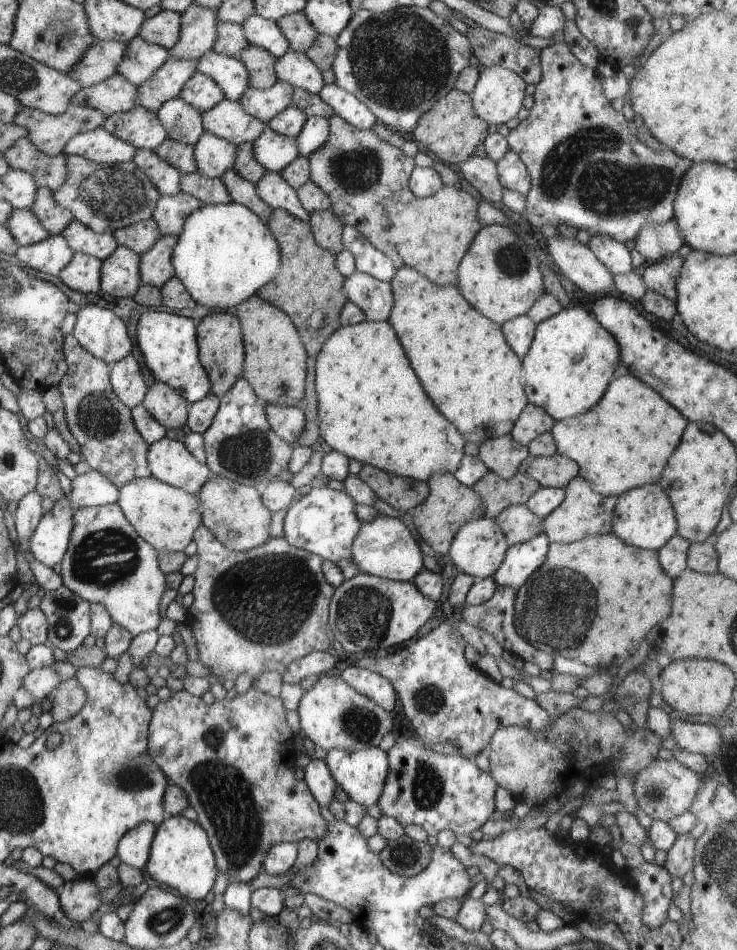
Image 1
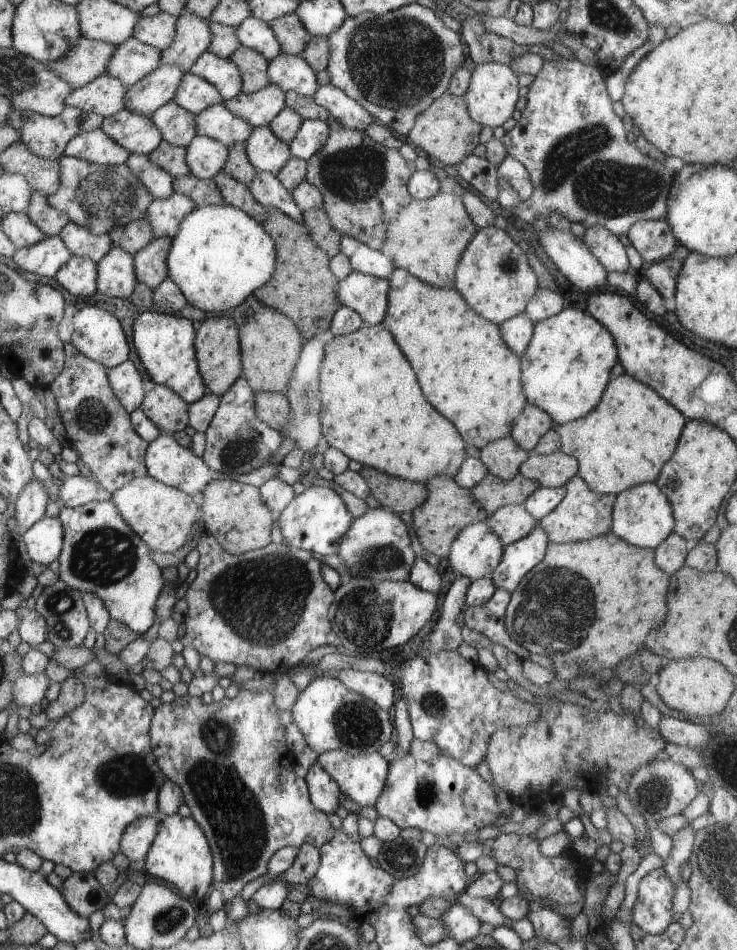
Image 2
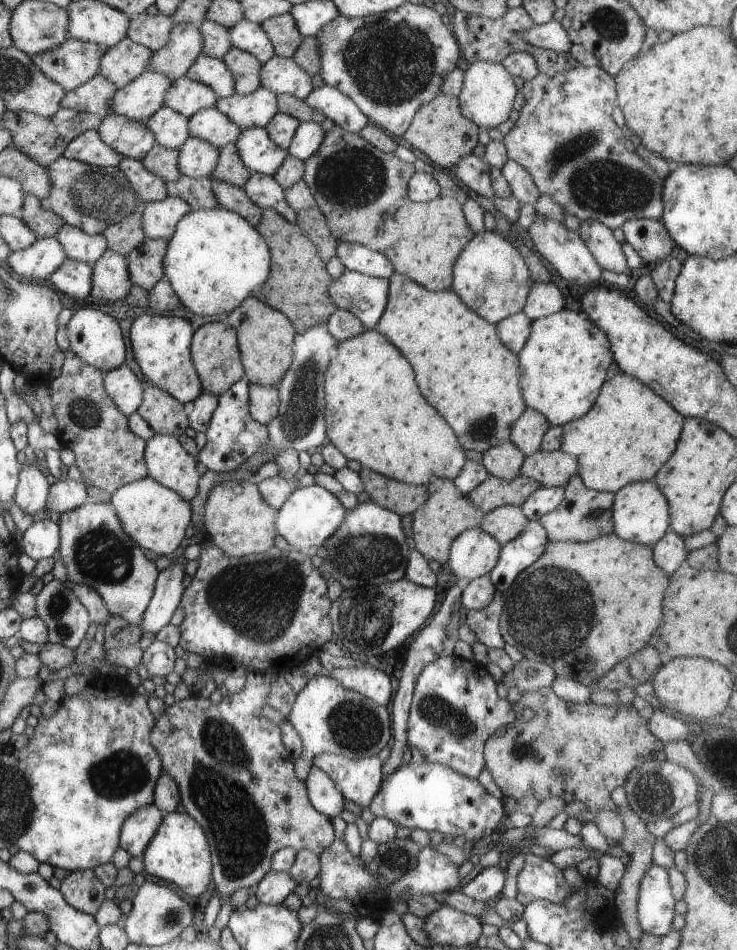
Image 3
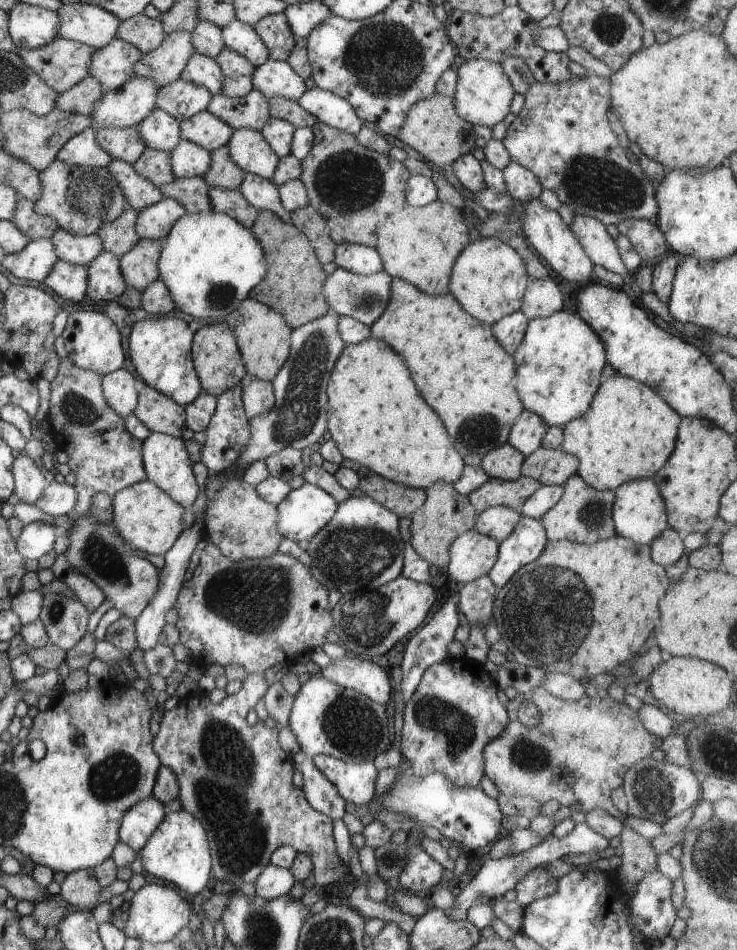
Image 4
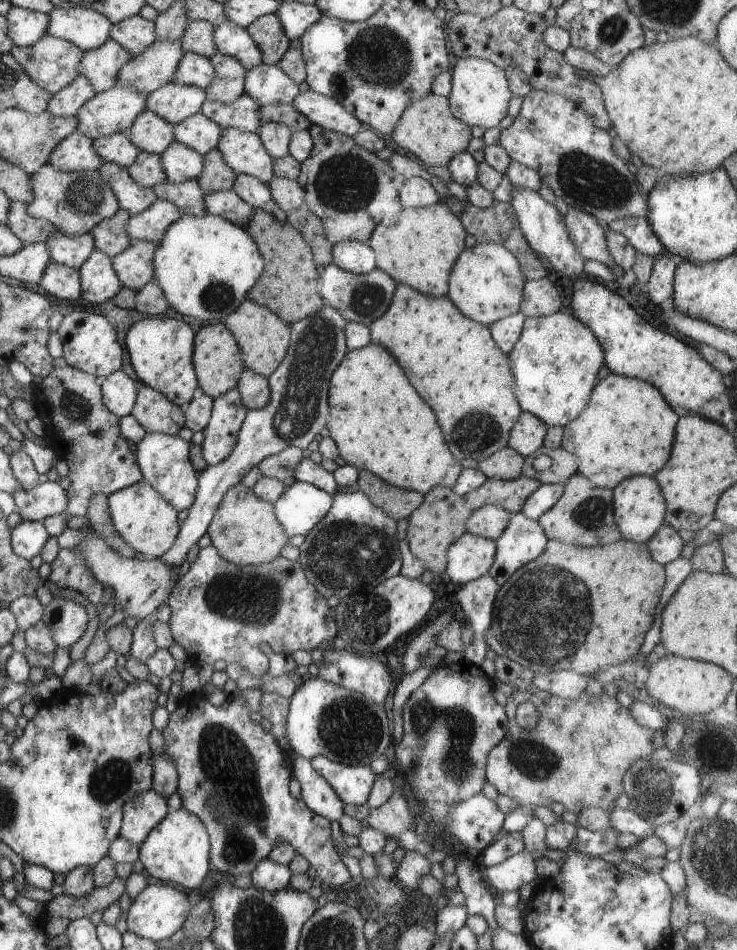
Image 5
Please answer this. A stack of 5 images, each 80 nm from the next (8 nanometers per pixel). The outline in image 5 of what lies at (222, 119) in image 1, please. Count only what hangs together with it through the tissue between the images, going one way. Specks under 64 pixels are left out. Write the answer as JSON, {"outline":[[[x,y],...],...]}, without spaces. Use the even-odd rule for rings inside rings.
{"outline":[[[198,112],[173,126],[174,141],[183,144],[201,155],[217,148],[224,129]]]}

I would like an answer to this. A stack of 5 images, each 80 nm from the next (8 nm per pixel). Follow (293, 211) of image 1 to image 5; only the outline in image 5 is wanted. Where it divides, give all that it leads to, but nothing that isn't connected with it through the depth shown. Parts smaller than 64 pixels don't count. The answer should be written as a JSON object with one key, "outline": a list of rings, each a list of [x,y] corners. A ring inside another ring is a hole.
{"outline":[[[238,175],[235,178],[232,189],[253,209],[264,209],[277,221],[280,221],[280,224],[287,222],[287,214],[283,210],[280,210],[280,207],[272,198],[269,186],[261,180],[250,175]]]}

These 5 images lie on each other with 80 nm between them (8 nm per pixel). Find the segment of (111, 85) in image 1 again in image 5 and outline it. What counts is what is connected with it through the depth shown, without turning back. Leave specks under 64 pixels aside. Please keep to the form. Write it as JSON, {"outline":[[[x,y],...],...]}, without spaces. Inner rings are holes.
{"outline":[[[78,75],[50,97],[46,112],[57,117],[74,117],[77,110],[95,94],[90,81]]]}

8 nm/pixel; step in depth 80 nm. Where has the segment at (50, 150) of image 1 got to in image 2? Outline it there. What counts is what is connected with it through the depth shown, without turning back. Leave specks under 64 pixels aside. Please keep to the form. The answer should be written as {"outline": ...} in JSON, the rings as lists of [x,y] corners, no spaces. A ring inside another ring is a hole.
{"outline":[[[64,107],[60,114],[53,117],[12,109],[7,118],[7,124],[19,132],[18,141],[25,144],[36,156],[51,161],[57,161],[61,157],[68,142],[77,134],[101,128],[102,123],[103,116],[84,112],[76,107]]]}

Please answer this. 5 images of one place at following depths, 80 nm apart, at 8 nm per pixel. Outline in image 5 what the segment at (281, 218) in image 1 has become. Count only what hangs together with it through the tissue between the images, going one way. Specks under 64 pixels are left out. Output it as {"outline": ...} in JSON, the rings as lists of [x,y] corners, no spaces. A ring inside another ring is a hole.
{"outline":[[[254,208],[252,218],[245,231],[256,243],[264,259],[264,270],[256,284],[248,290],[245,298],[269,308],[285,323],[291,325],[297,320],[318,312],[326,304],[317,289],[319,275],[309,244],[292,225],[280,224],[269,212]]]}

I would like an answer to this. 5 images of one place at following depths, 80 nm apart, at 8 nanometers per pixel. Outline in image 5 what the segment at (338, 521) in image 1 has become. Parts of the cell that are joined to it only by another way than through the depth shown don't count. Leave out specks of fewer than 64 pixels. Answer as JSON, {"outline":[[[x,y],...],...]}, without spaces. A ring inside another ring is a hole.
{"outline":[[[295,481],[273,502],[274,512],[290,537],[308,534],[330,510],[333,496],[310,483]]]}

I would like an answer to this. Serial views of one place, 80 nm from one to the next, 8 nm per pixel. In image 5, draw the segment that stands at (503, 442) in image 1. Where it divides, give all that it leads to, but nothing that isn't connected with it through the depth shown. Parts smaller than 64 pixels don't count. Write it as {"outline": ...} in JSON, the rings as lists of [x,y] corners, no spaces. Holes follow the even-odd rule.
{"outline":[[[508,446],[478,462],[478,468],[488,479],[510,480],[523,472],[525,457]]]}

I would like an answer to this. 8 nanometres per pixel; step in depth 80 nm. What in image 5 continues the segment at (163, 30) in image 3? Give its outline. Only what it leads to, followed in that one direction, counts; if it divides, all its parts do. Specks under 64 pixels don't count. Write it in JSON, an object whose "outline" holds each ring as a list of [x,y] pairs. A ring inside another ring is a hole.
{"outline":[[[140,15],[113,23],[109,38],[123,46],[133,57],[144,52],[157,40],[154,23],[140,17]]]}

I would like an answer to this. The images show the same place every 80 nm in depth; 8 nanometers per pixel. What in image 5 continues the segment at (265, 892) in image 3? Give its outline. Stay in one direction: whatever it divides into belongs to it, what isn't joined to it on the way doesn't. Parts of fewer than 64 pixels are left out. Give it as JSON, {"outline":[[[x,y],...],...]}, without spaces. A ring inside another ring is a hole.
{"outline":[[[266,857],[251,872],[252,884],[259,889],[276,893],[288,888],[293,872],[288,865],[278,864]]]}

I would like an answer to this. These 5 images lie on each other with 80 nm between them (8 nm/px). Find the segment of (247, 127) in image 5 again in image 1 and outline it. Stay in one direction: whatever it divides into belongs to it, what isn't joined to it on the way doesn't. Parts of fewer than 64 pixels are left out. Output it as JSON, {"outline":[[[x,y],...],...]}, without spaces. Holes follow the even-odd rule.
{"outline":[[[276,81],[270,88],[260,90],[248,87],[238,102],[245,111],[264,125],[290,106],[295,88],[284,81]]]}

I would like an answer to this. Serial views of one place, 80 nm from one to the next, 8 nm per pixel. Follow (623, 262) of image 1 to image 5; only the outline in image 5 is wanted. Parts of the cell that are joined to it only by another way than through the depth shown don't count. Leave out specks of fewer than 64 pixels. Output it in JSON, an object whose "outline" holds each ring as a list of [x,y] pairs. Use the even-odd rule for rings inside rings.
{"outline":[[[569,207],[563,221],[572,244],[586,261],[598,261],[609,266],[610,270],[615,269],[615,260],[608,250],[604,228],[591,214],[577,207]]]}

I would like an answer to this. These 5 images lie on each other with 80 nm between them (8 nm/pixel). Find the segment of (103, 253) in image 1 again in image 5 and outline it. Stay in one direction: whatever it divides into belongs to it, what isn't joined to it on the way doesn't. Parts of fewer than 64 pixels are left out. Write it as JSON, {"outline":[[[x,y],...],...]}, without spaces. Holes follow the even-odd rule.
{"outline":[[[56,230],[44,244],[48,247],[52,261],[75,269],[79,269],[95,251],[94,239],[90,233],[70,236]]]}

